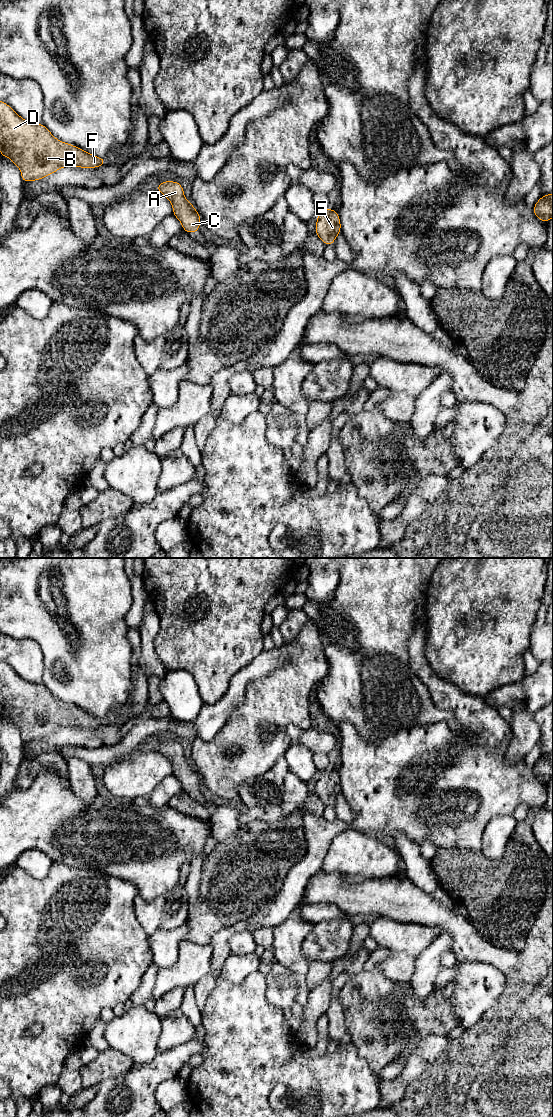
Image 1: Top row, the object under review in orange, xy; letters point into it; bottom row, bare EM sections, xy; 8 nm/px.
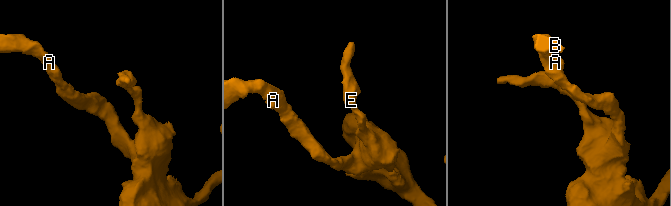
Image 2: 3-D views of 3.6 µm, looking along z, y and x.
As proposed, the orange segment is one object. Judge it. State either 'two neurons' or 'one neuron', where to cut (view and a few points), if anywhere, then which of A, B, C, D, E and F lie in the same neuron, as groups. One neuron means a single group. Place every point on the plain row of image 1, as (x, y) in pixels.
one neuron | no cut | A B C D E F

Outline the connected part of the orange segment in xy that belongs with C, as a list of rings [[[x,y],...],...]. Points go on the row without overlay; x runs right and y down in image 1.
[[[165,740],[156,745],[156,748],[171,762],[172,775],[180,781],[183,790],[188,794],[199,792],[201,776],[192,763],[186,760],[181,744],[177,741]]]

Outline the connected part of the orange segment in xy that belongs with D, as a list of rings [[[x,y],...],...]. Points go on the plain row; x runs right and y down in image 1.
[[[1,660],[0,713],[20,729],[24,743],[42,740],[64,727],[95,729],[106,724],[105,718],[56,699],[44,684],[23,679]]]

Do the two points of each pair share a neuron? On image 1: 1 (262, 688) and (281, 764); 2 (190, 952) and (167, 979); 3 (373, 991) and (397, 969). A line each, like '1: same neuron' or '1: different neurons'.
1: different neurons
2: same neuron
3: different neurons

